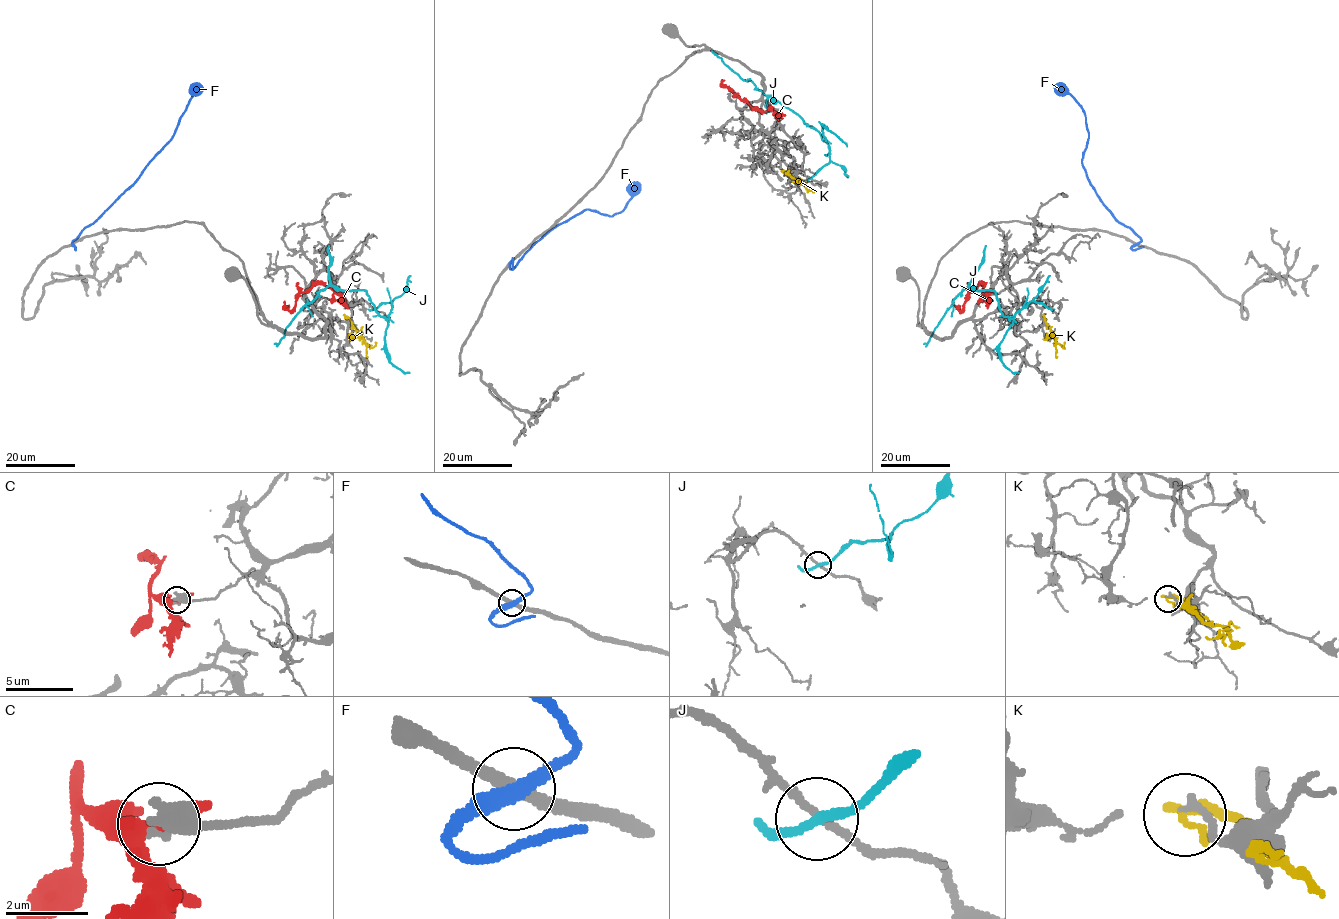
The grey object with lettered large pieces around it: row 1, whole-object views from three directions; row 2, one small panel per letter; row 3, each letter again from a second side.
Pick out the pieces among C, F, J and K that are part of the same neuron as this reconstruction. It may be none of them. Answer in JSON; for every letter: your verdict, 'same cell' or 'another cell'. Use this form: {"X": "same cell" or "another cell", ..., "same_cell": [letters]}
{"C": "another cell", "F": "another cell", "J": "another cell", "K": "another cell", "same_cell": []}

